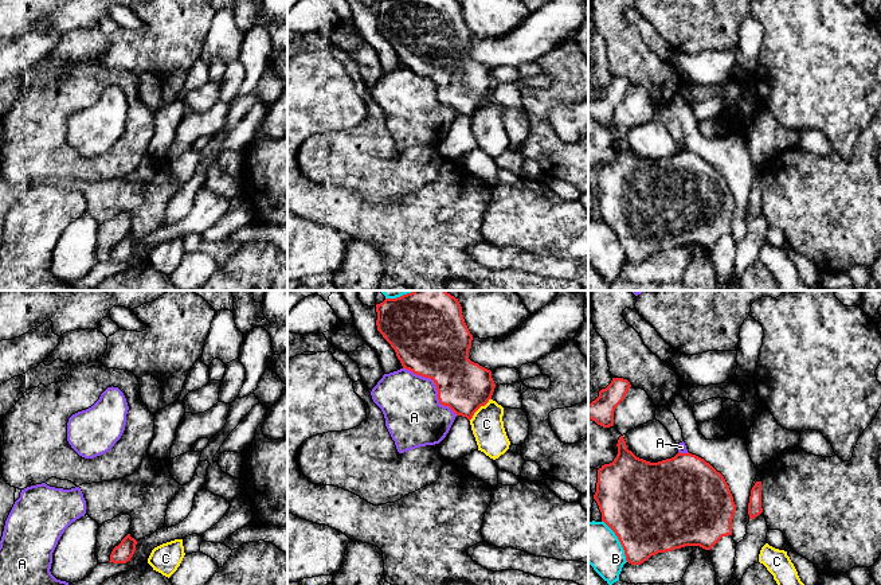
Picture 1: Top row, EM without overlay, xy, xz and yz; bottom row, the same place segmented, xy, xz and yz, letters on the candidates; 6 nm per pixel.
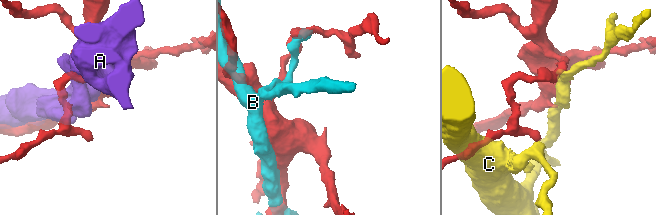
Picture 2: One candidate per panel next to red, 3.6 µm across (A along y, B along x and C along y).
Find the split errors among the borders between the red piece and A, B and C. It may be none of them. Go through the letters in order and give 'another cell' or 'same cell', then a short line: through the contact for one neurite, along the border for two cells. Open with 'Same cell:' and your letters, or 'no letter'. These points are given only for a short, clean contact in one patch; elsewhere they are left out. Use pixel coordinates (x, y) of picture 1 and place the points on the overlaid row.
Same cell: no letter
A: another cell
B: another cell
C: another cell

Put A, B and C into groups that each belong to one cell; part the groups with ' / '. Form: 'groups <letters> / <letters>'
groups A / B / C

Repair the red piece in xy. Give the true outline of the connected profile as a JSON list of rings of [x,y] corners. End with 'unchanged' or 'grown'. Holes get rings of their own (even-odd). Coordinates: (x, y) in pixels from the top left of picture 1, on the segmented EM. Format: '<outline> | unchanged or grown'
[[[128,534],[121,543],[113,549],[109,562],[126,563],[133,557],[136,545],[137,541]]] | unchanged

